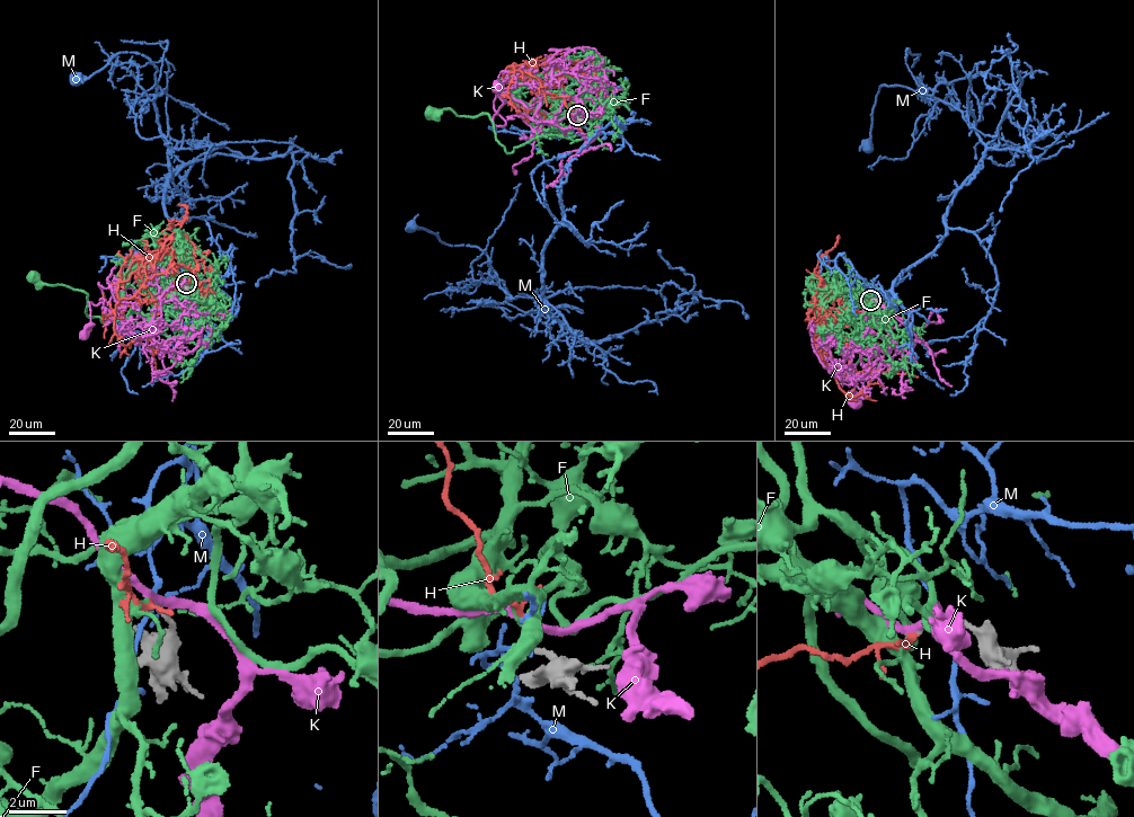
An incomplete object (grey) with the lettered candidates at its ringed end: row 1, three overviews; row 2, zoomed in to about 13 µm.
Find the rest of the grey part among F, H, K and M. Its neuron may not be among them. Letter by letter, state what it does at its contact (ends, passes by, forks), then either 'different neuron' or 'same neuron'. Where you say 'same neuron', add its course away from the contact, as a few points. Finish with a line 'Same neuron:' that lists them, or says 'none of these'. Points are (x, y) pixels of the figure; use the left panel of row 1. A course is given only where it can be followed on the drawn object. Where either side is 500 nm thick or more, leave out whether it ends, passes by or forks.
F: it ends there; different neuron
H: it passes by; same neuron; it runs (186, 284), (180, 276), (166, 296), (132, 299), (154, 275), (164, 242), (178, 231), (206, 251), (177, 293)
K: it passes by; different neuron
M: it passes by; different neuron
Same neuron: H

